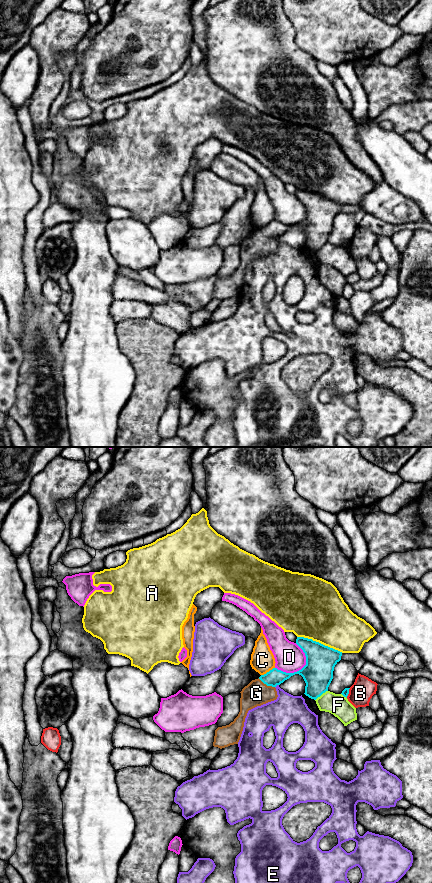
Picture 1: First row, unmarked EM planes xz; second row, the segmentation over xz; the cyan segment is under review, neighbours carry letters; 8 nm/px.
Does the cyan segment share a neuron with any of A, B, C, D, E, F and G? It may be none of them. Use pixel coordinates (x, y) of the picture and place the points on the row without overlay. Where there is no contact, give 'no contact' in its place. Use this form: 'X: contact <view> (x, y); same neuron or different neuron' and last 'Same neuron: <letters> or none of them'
A: contact xz (320, 195); different neuron
B: contact xz (348, 245); different neuron
C: contact xz (267, 224); different neuron
D: contact xz (295, 224); different neuron
E: contact xz (276, 237); different neuron
F: contact xz (321, 246); different neuron
G: contact xz (266, 236); same neuron
Same neuron: G

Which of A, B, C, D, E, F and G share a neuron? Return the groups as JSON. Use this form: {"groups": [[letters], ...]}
{"groups": [["A"], ["B"], ["C"], ["D"], ["E"], ["F"], ["G"]]}

